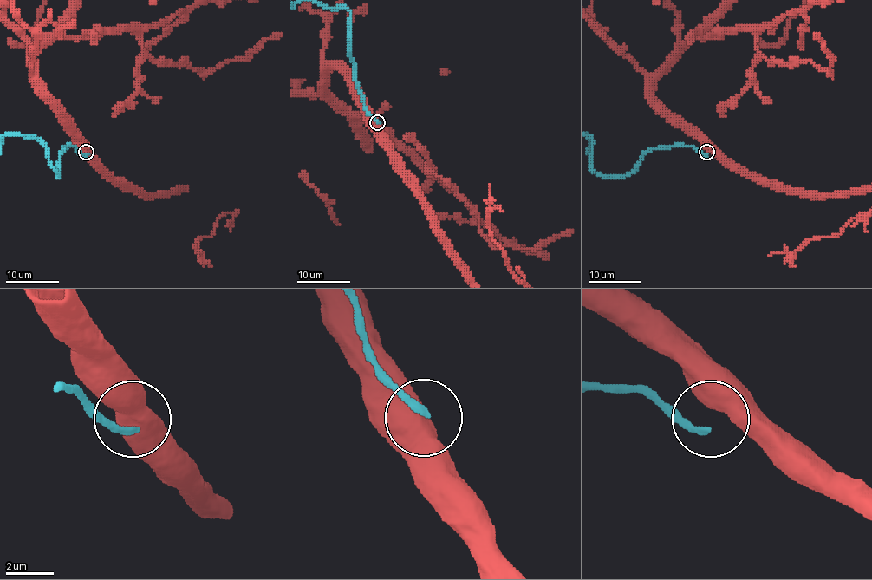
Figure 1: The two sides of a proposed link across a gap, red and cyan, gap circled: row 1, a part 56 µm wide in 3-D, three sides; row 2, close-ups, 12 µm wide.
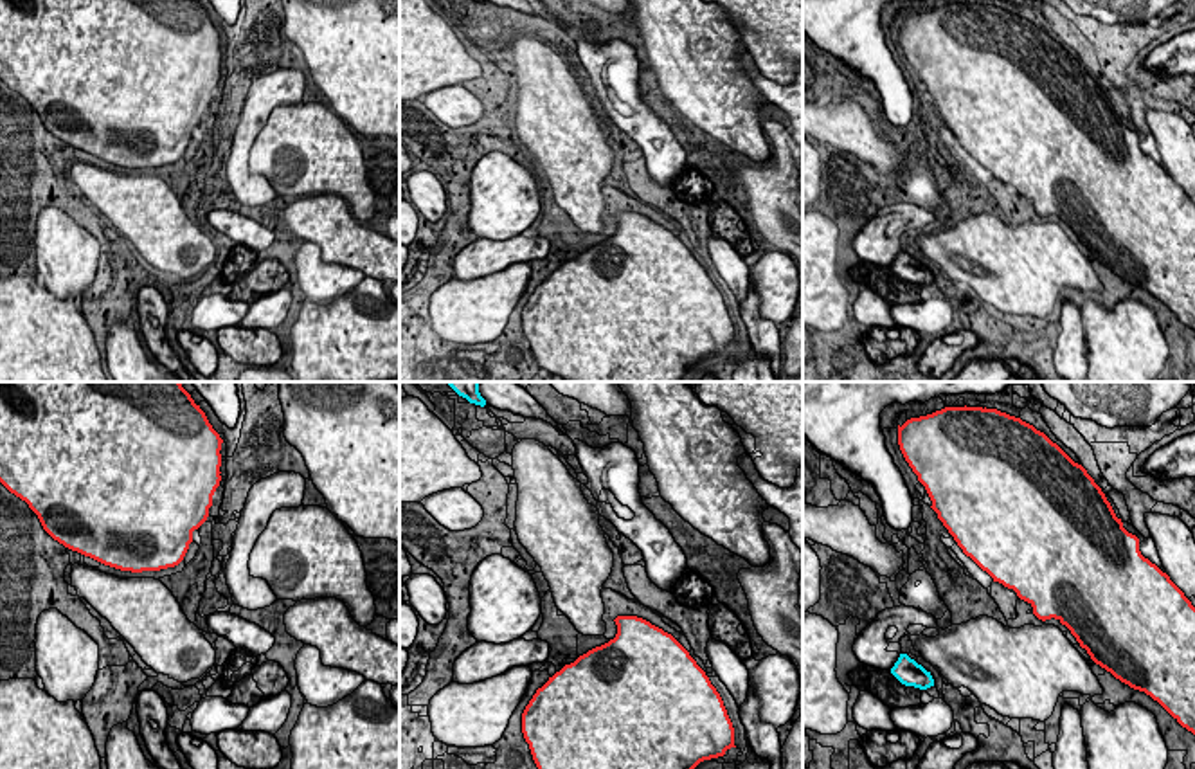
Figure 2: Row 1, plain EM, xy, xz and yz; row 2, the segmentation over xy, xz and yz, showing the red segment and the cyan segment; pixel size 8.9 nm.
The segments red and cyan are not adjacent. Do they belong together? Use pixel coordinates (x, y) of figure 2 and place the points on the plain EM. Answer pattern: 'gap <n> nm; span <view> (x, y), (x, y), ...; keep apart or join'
gap 1000 nm; span yz (994, 177), (920, 262); keep apart

